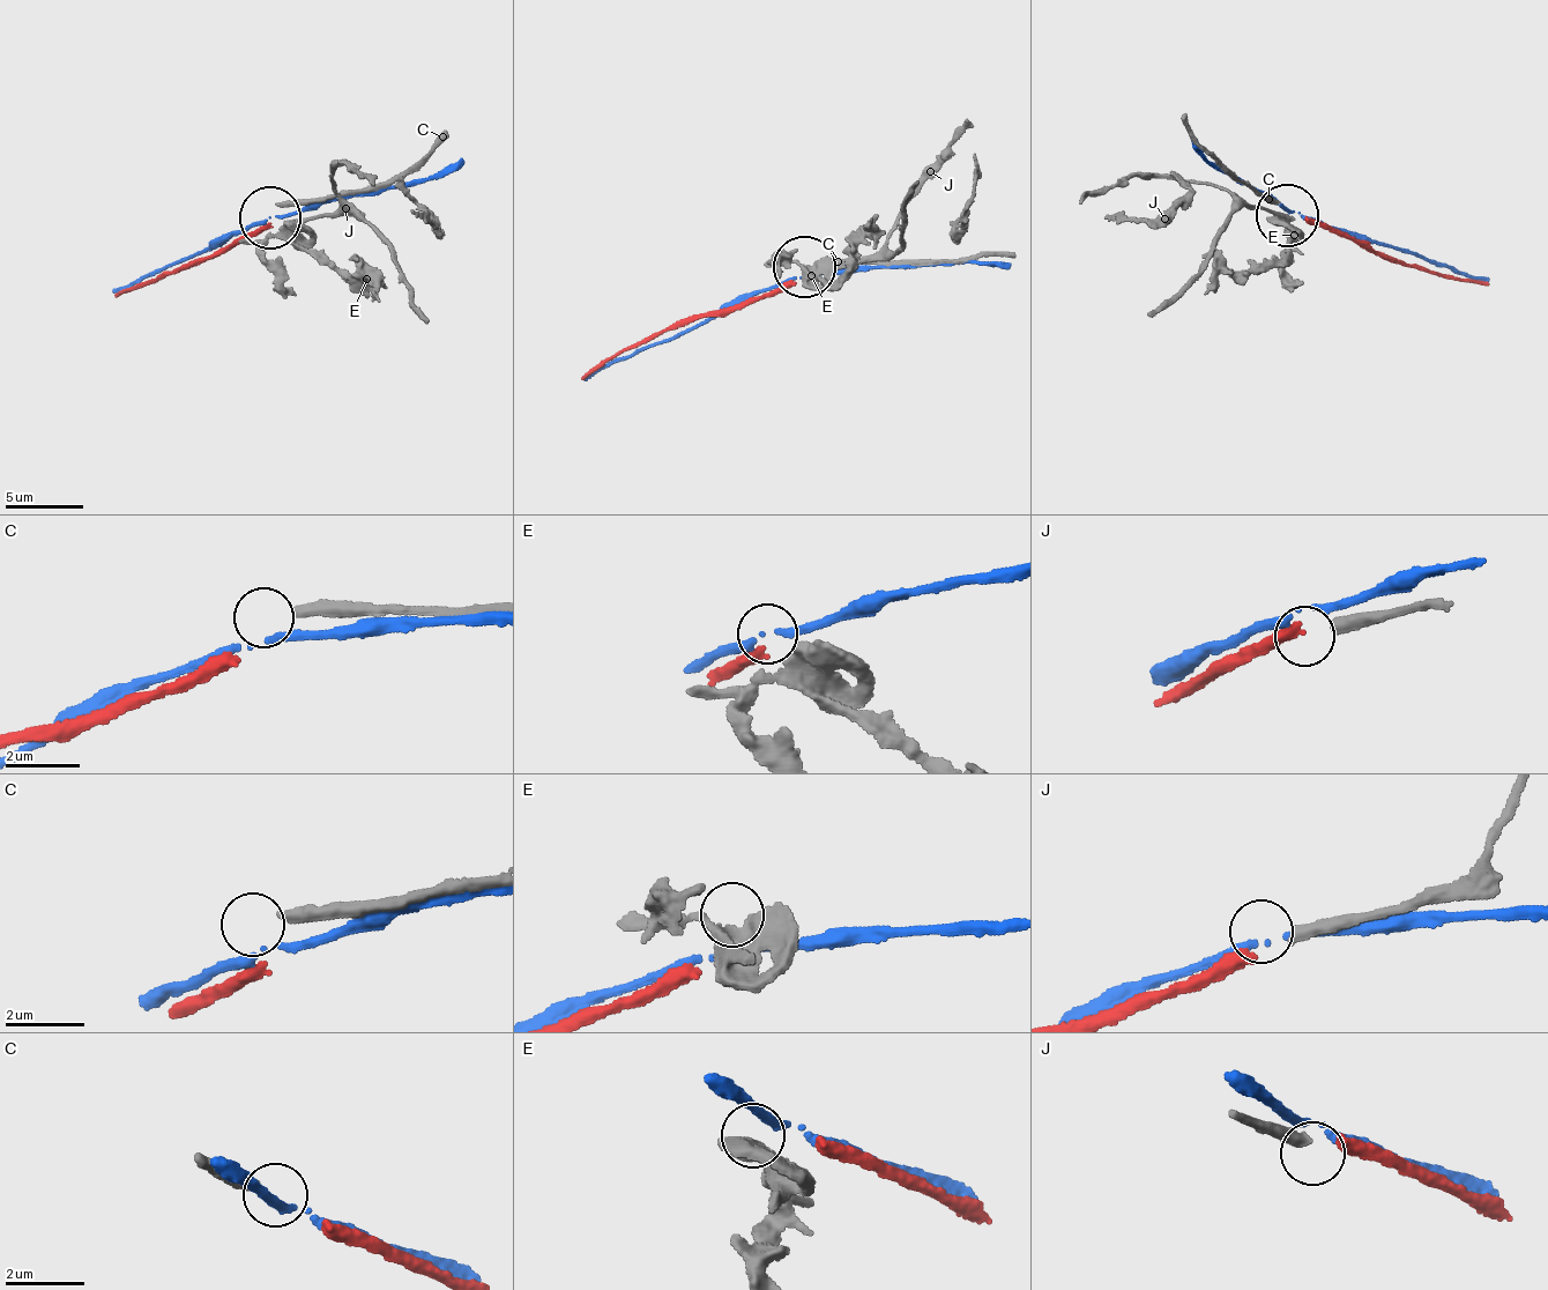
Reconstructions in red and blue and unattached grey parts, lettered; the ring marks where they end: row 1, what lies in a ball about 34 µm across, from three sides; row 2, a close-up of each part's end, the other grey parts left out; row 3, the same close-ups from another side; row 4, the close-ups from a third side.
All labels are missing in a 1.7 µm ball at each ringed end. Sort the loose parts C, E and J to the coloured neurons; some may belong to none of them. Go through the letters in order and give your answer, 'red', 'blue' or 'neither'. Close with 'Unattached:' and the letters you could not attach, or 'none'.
C: neither
E: neither
J: neither
Unattached: C, E, J

